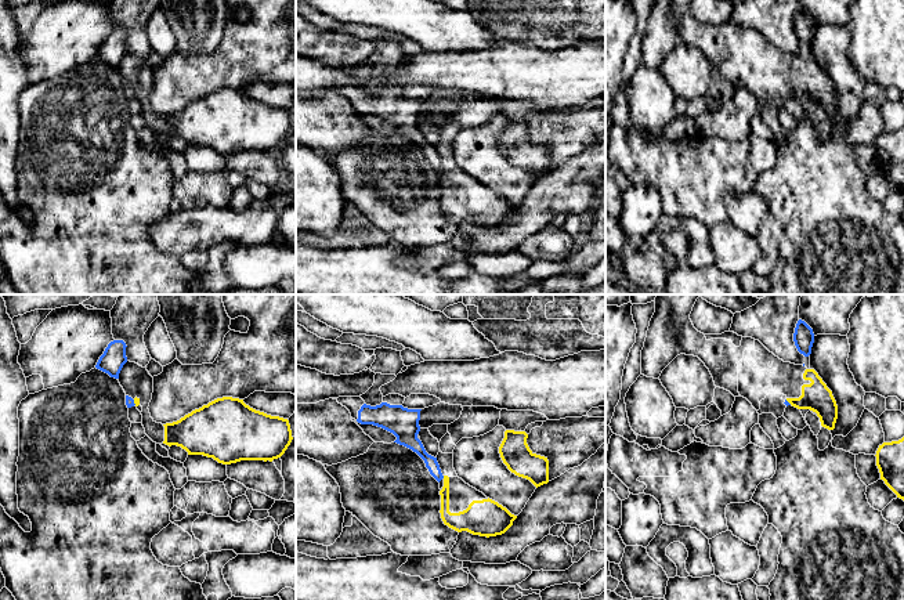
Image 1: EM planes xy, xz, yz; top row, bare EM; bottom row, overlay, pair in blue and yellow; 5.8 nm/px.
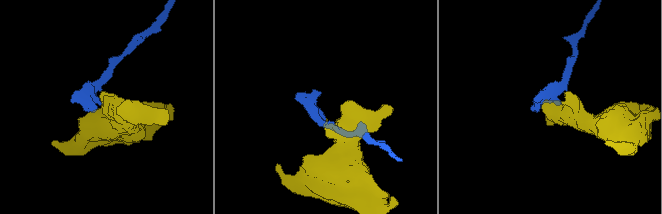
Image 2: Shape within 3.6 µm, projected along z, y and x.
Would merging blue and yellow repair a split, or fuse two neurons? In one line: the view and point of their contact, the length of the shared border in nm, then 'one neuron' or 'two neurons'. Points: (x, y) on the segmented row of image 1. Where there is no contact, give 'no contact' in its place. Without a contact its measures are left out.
xy (133, 402) | 40 nm | two neurons

